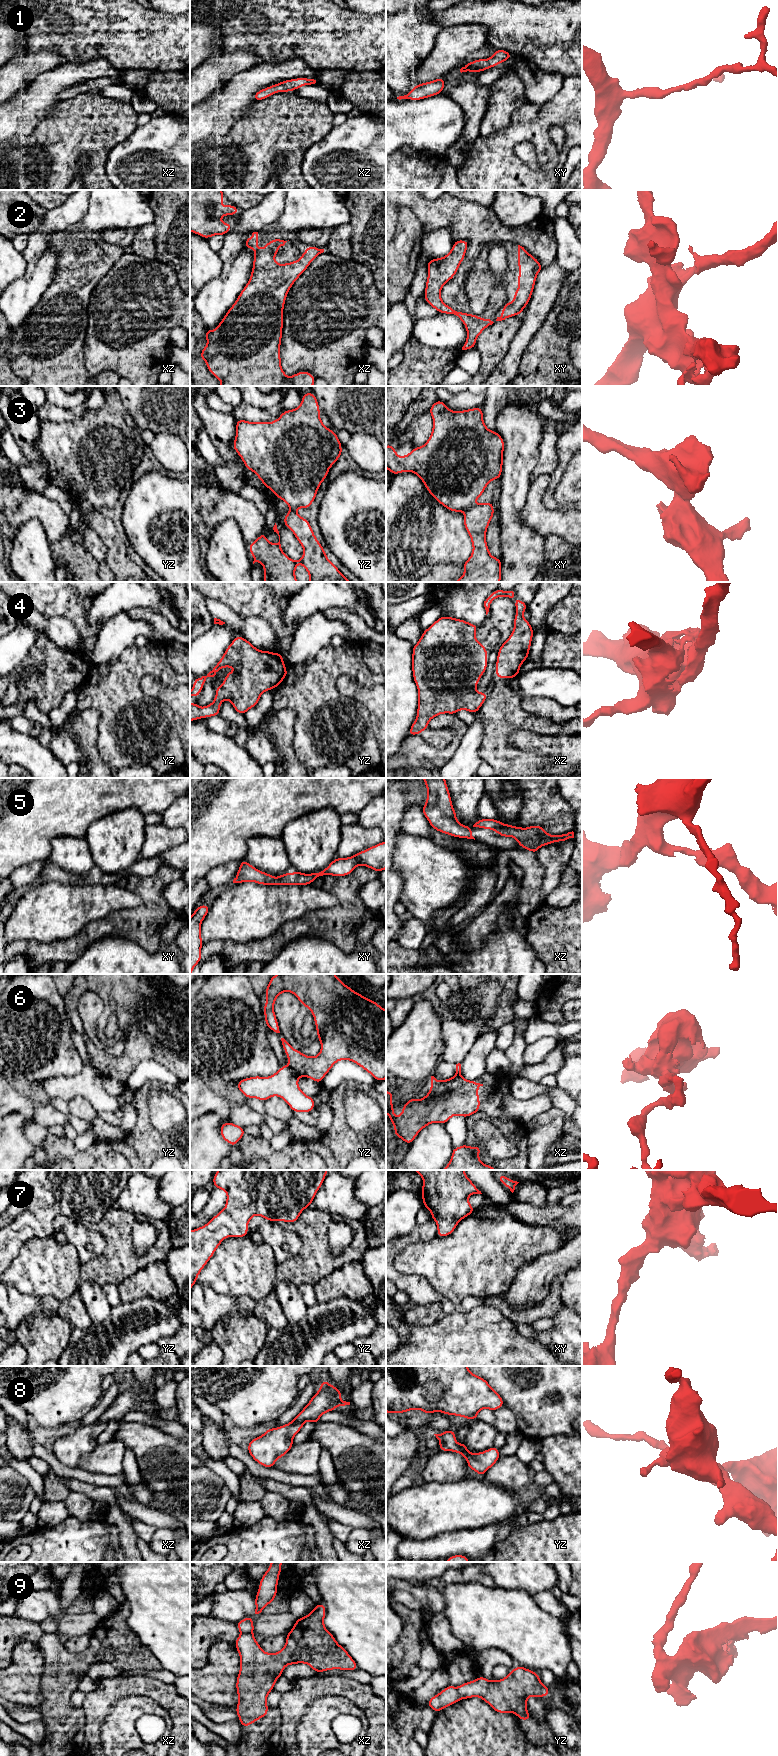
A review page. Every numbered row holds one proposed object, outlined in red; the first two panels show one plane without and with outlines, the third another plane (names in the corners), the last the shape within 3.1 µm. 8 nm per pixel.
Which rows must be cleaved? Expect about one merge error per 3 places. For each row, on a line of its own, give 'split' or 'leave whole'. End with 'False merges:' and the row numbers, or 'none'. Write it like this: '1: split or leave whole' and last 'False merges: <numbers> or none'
1: leave whole
2: leave whole
3: split
4: leave whole
5: leave whole
6: split
7: leave whole
8: leave whole
9: split
False merges: 3, 6, 9

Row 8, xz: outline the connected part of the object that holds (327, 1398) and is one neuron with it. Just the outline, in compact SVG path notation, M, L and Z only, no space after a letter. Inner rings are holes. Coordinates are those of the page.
M322 1380L320 1390L313 1395L293 1421L277 1428L267 1429L264 1434L249 1442L247 1449L251 1457L264 1467L274 1467L276 1460L285 1456L293 1447L293 1437L306 1421L317 1424L324 1413L334 1411L339 1406L350 1405L350 1402L340 1400L342 1394L337 1387Z

